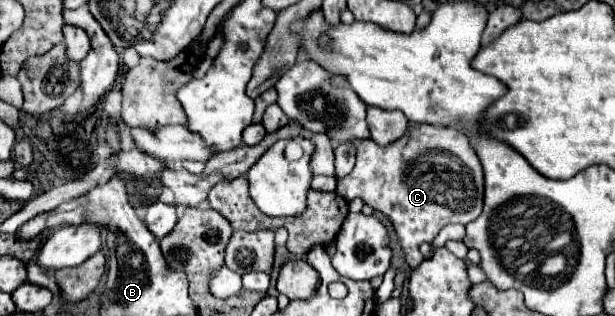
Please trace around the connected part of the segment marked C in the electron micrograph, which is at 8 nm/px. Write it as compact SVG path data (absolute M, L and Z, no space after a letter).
M409 123L407 135L399 139L399 143L379 147L371 143L371 139L363 139L355 143L355 147L357 147L355 169L351 171L351 175L339 179L337 193L345 197L347 201L361 197L369 207L385 213L391 219L411 269L415 269L423 261L423 255L419 253L421 243L431 243L439 235L439 231L449 223L467 225L481 215L483 211L483 167L465 133L453 127L443 127L443 125Z

